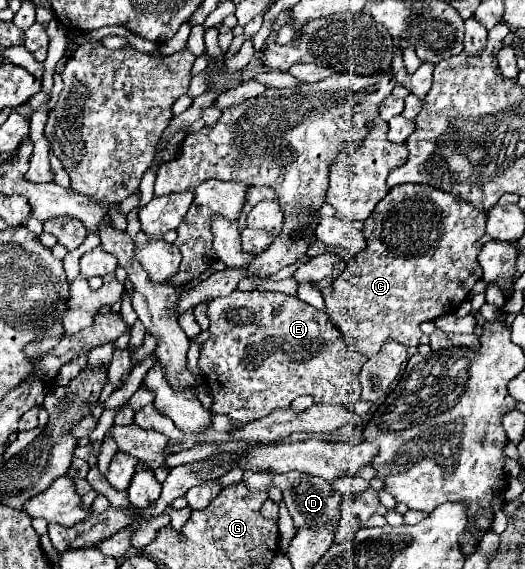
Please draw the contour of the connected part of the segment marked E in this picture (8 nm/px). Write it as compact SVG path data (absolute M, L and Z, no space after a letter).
M233 291L227 297L219 297L211 300L208 303L206 311L210 320L210 337L208 341L204 343L202 347L202 353L200 353L200 359L198 359L198 365L204 373L204 379L206 379L206 385L214 397L214 405L212 405L212 411L214 413L224 413L228 417L232 417L236 423L234 427L238 425L244 425L248 421L254 421L254 419L260 419L264 415L268 415L270 411L274 409L282 409L282 407L290 407L290 403L300 397L300 395L312 395L314 397L314 403L328 403L328 405L344 405L344 407L350 407L354 405L358 399L360 399L360 383L358 383L358 373L360 373L360 367L364 365L366 357L362 353L358 353L352 345L346 343L344 335L340 335L340 329L336 329L332 325L332 321L328 319L326 313L310 307L308 303L300 301L298 297L292 297L292 295L286 295L286 293L270 293L270 291Z

